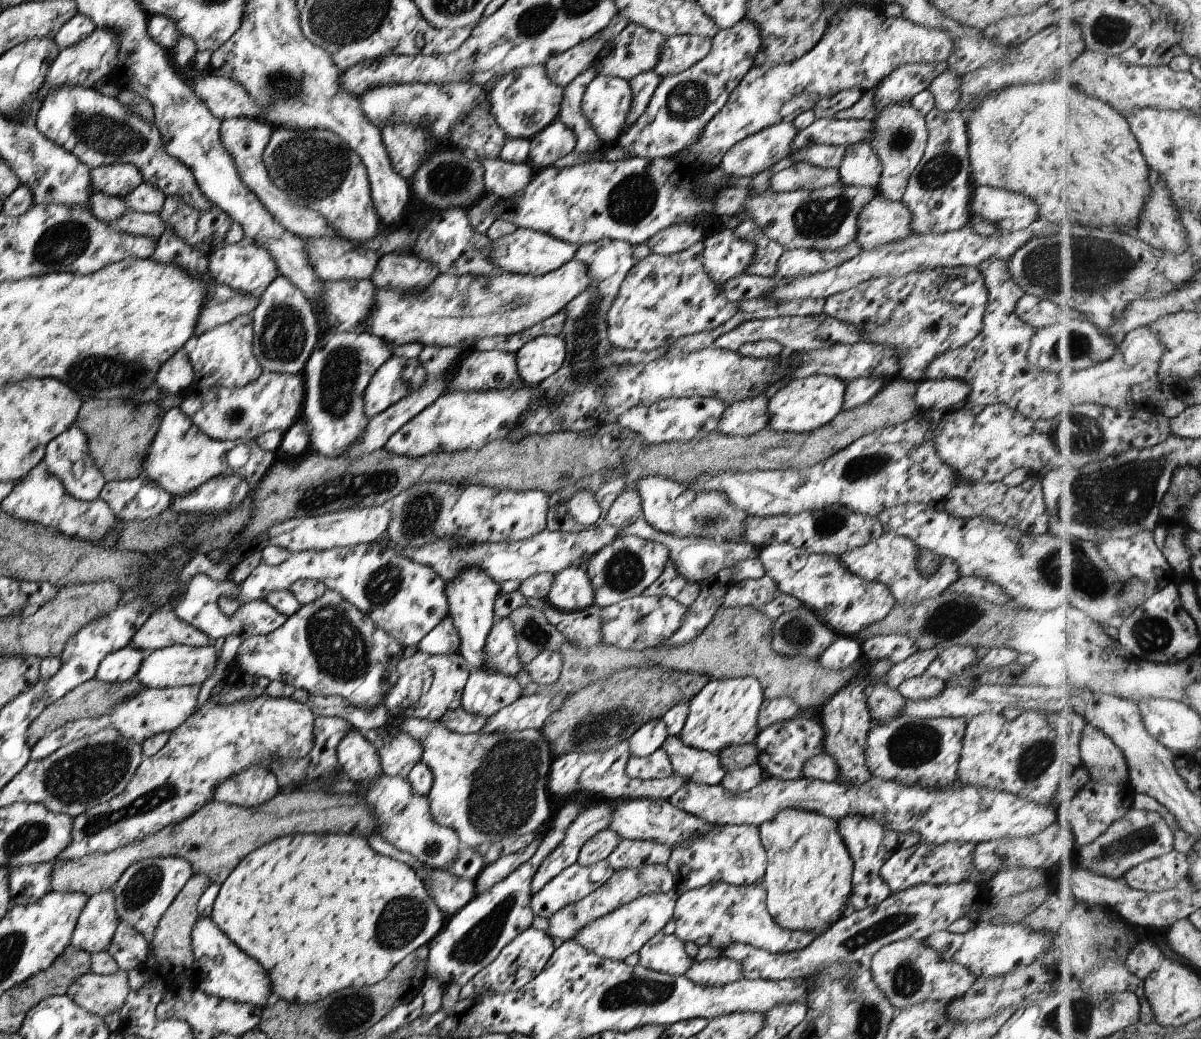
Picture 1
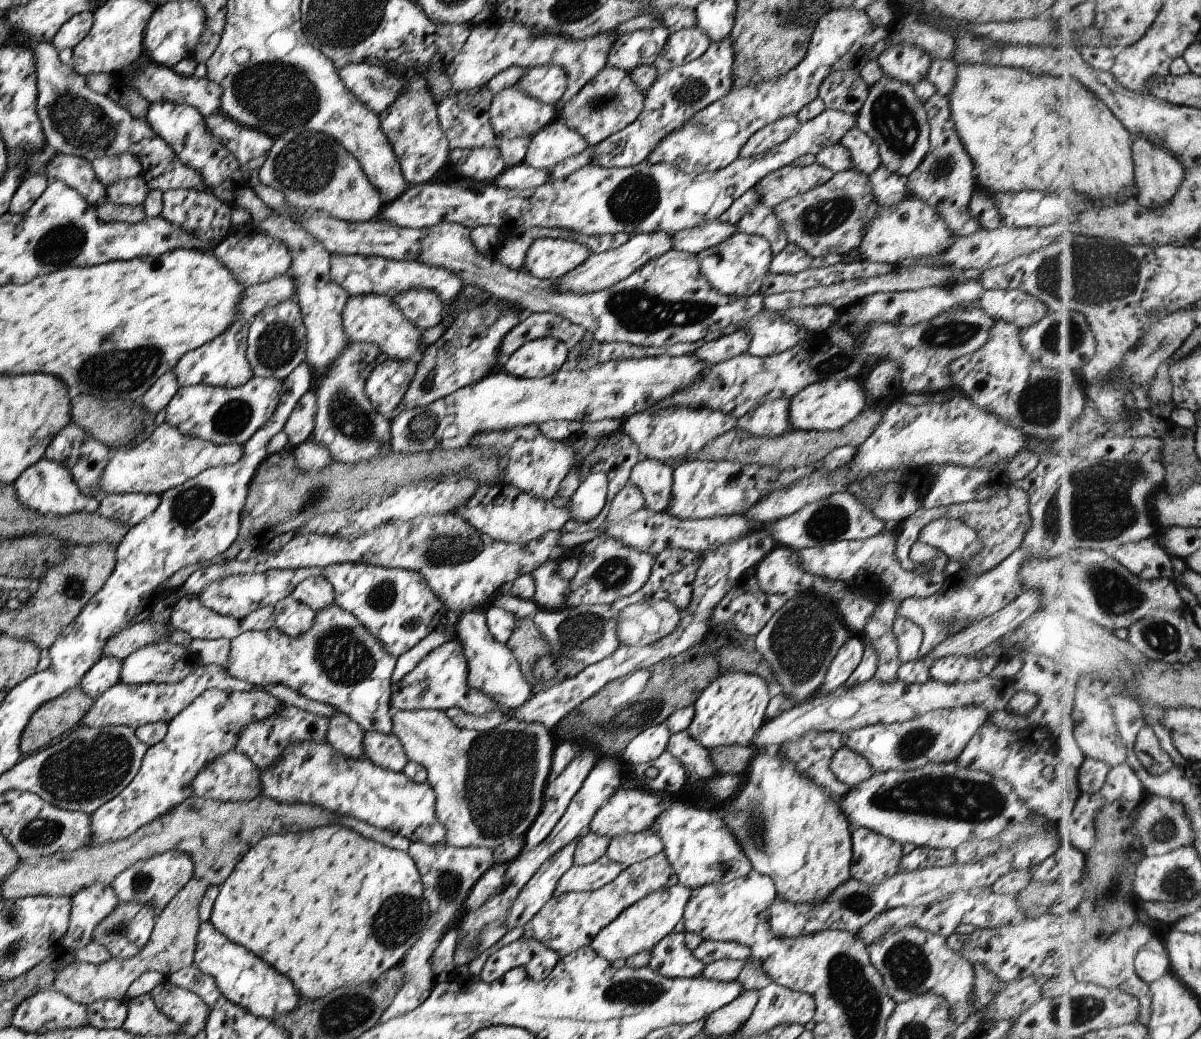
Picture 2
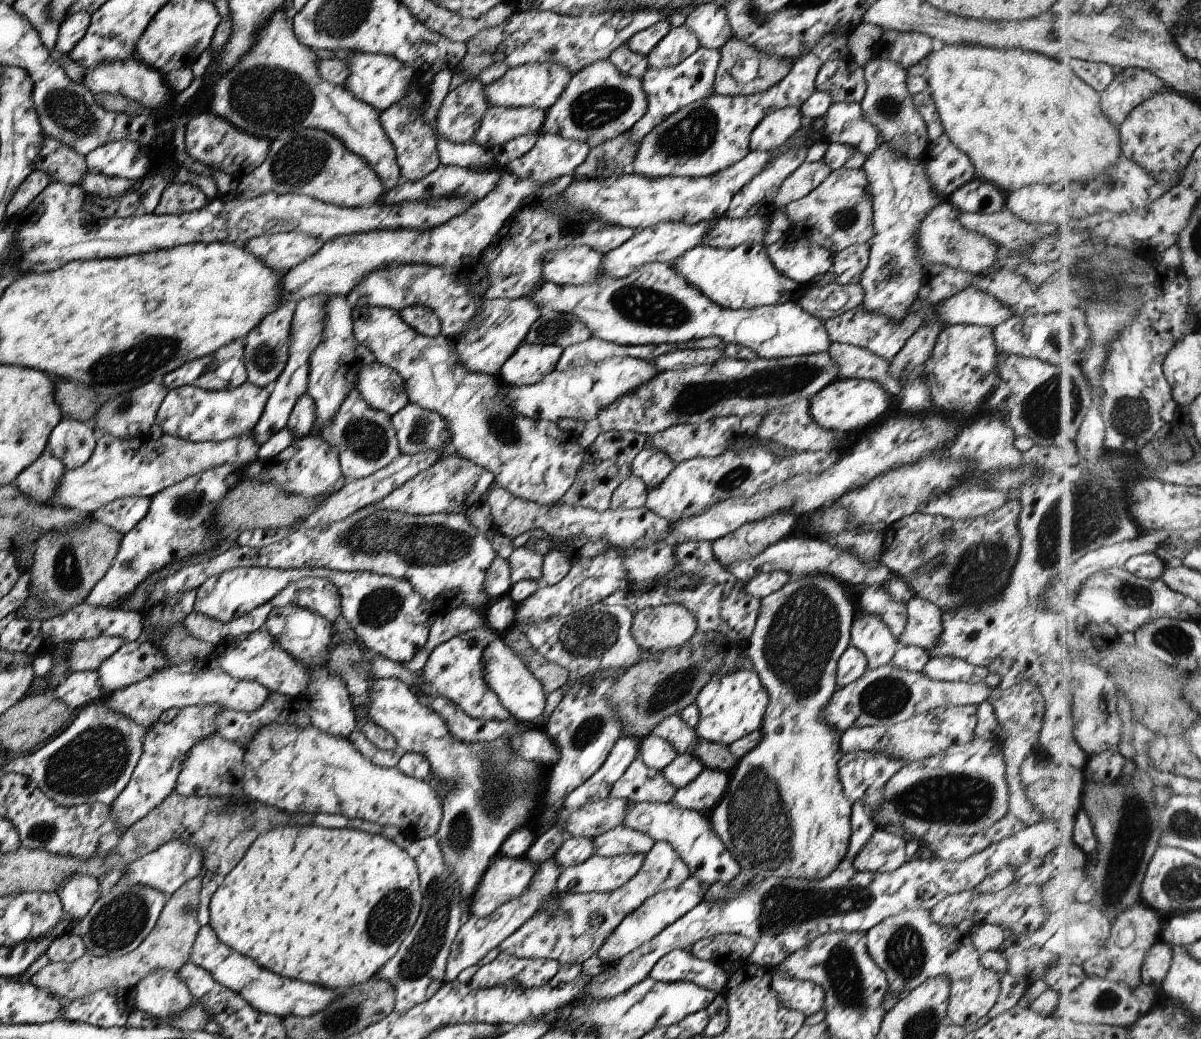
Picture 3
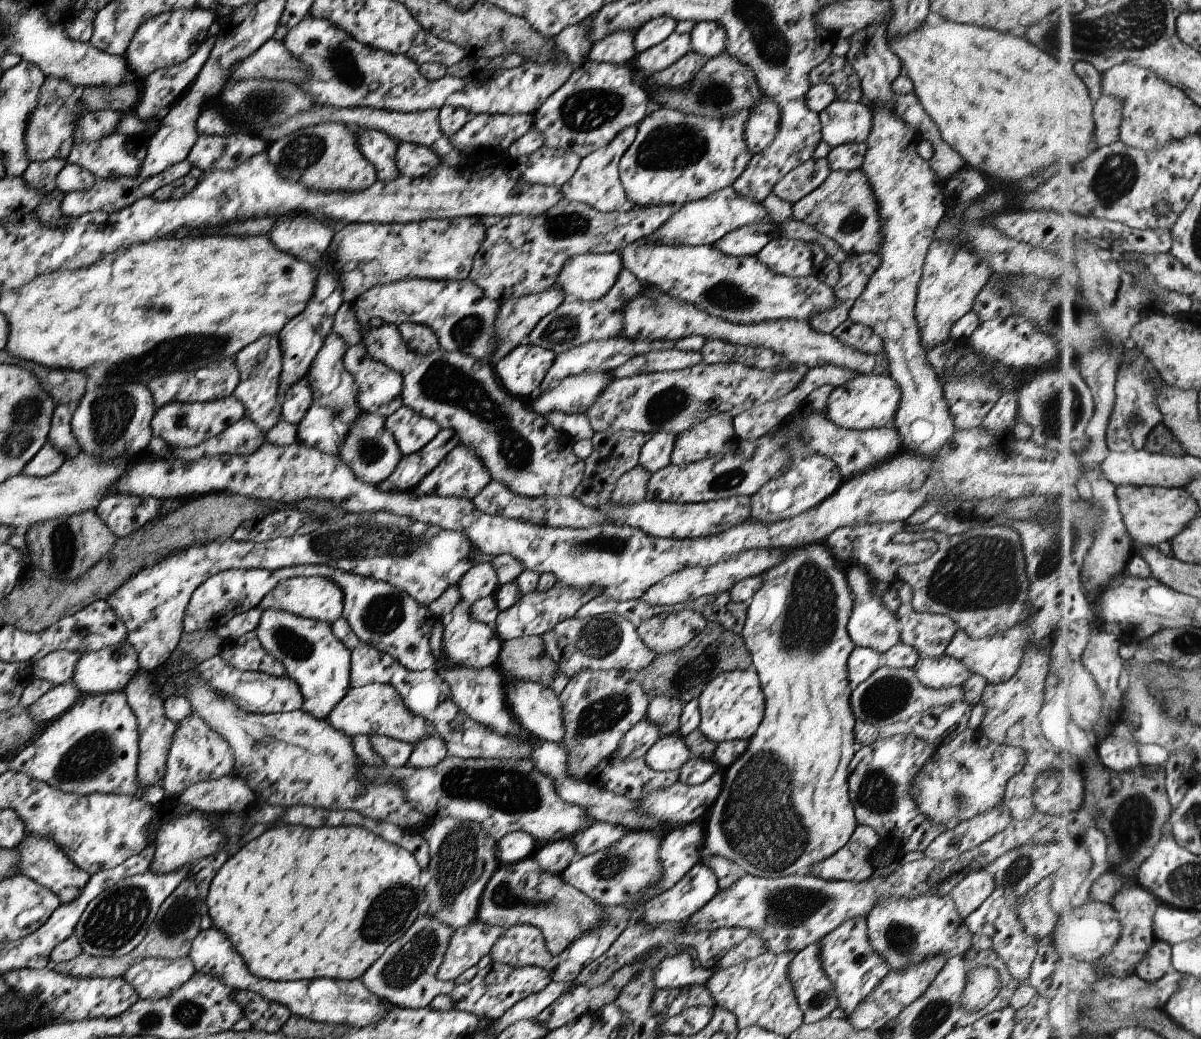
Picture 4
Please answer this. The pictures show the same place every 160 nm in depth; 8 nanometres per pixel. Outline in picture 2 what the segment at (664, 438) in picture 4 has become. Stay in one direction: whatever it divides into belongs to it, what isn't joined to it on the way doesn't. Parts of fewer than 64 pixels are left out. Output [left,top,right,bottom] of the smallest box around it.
[628,459,672,512]

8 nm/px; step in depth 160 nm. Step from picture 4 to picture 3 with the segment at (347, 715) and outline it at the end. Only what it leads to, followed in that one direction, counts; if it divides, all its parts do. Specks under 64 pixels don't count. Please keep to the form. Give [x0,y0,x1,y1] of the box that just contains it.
[365,678,546,924]

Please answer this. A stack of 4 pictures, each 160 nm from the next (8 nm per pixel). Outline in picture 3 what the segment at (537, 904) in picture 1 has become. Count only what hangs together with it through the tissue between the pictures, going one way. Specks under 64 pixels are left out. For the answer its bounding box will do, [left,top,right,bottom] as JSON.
[555,854,645,894]

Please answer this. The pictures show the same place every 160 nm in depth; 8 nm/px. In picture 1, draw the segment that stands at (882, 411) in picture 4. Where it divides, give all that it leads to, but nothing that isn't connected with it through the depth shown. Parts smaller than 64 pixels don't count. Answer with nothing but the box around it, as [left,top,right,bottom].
[767,375,845,433]

